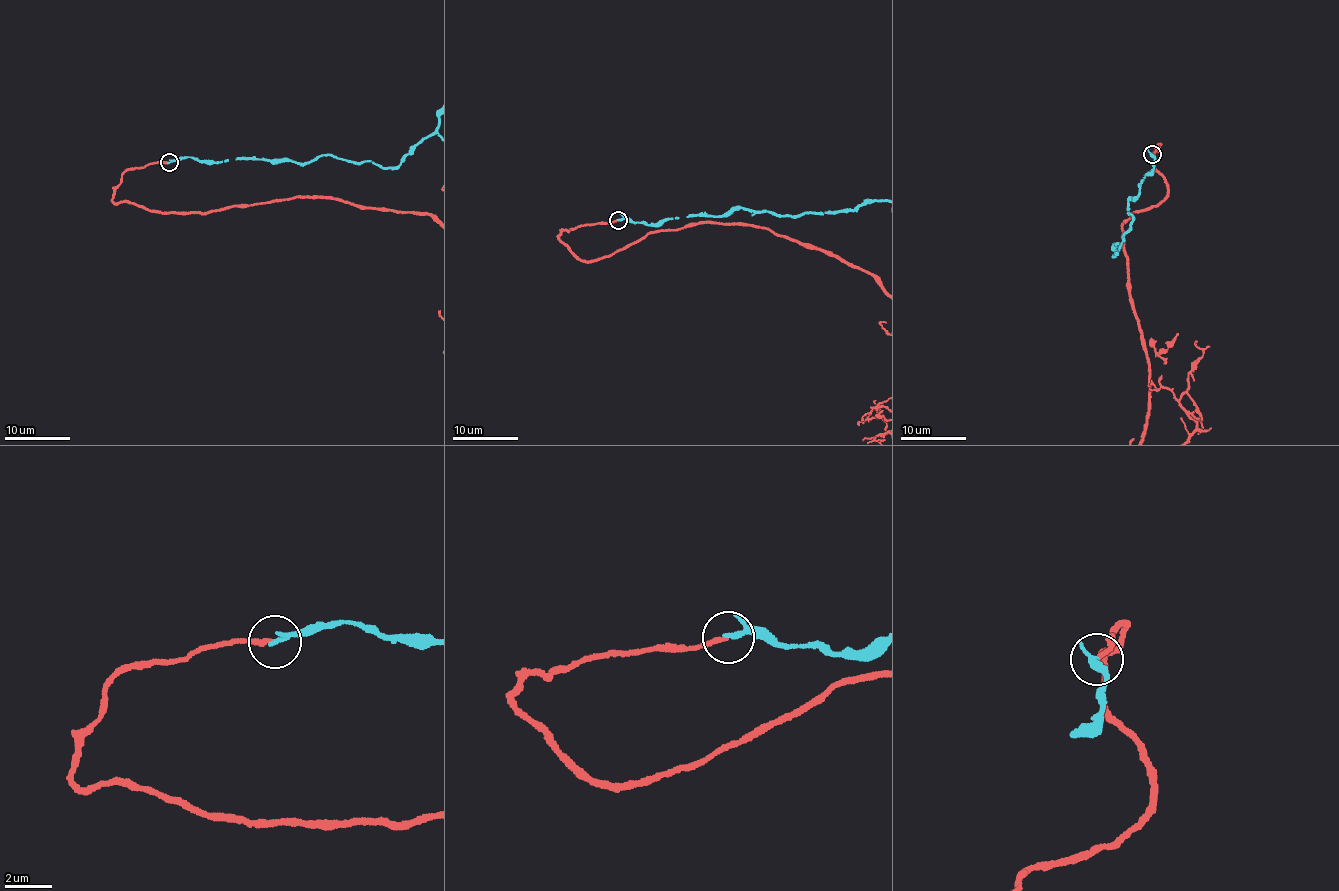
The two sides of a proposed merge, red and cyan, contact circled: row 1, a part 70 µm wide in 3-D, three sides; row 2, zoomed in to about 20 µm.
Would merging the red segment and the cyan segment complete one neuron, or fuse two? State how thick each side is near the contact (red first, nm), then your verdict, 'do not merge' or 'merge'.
calibres 180 and 150 nm; merge

